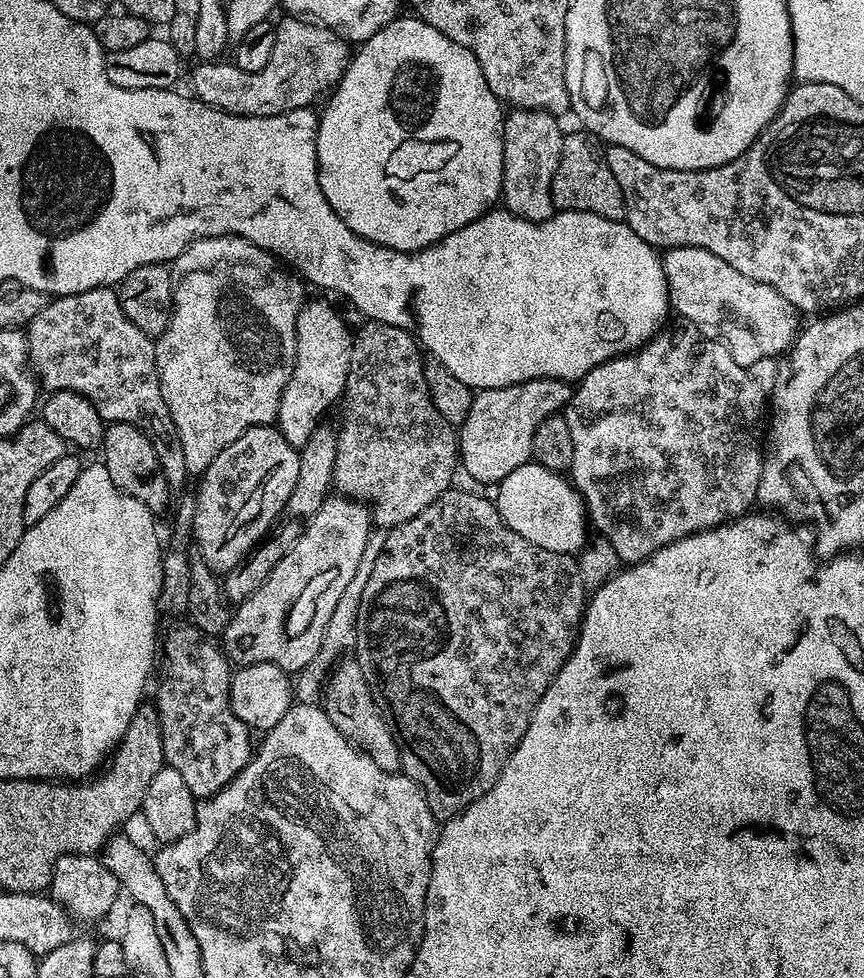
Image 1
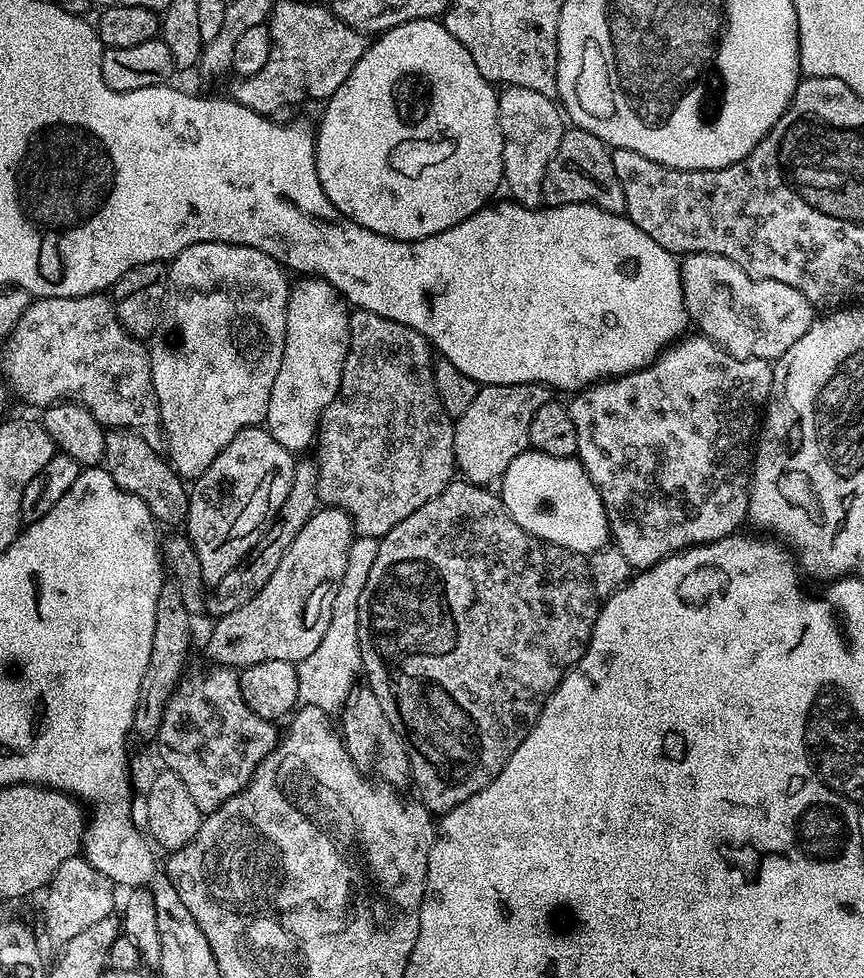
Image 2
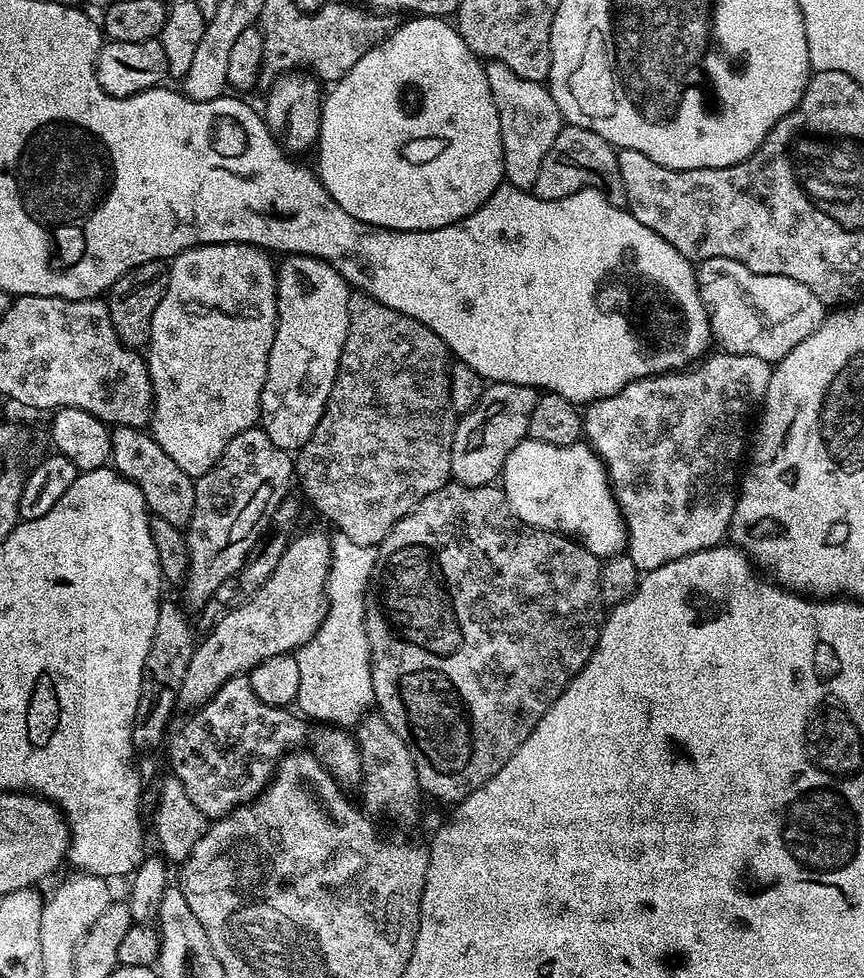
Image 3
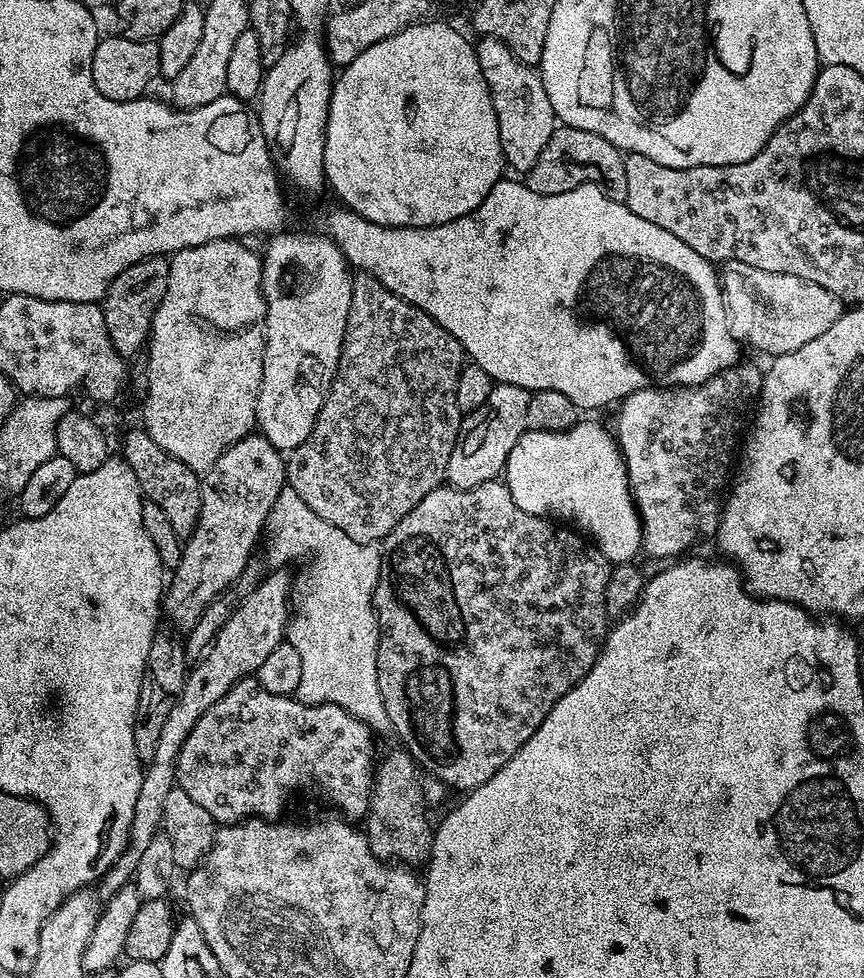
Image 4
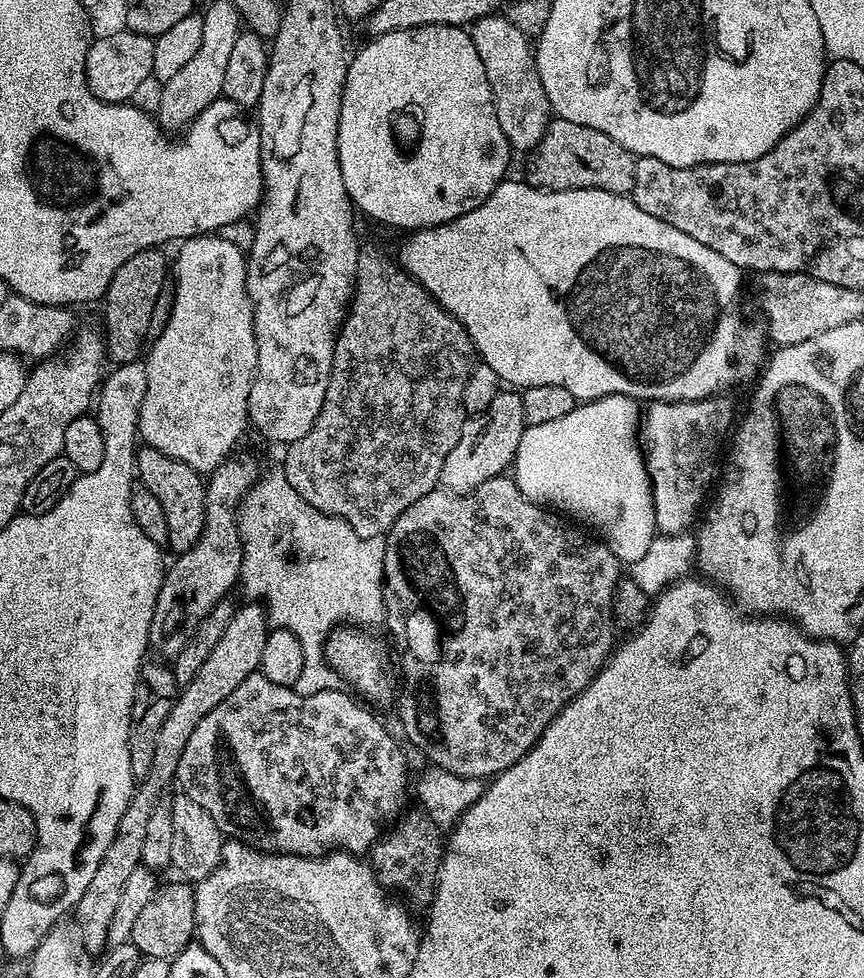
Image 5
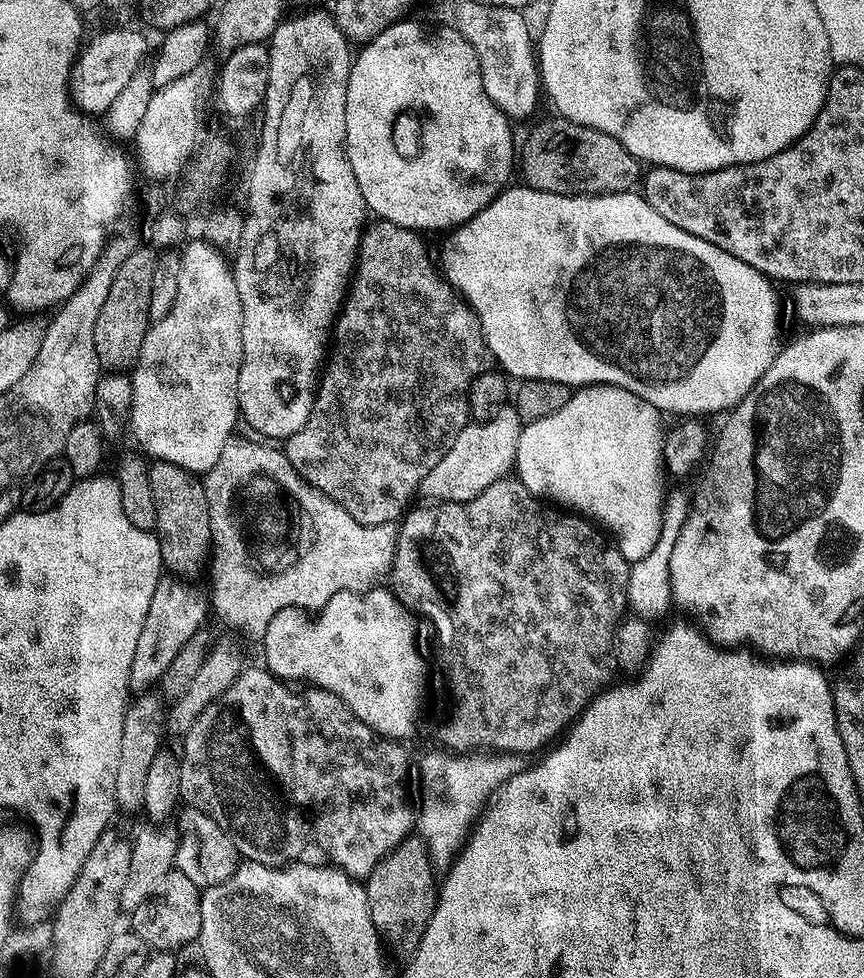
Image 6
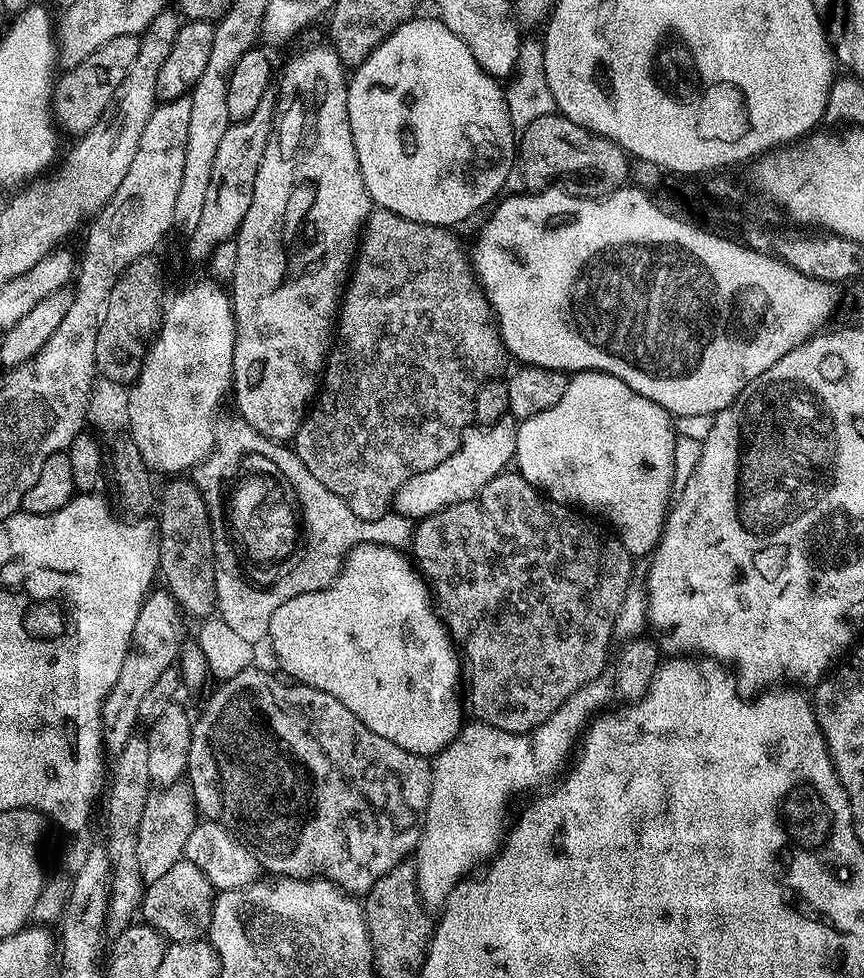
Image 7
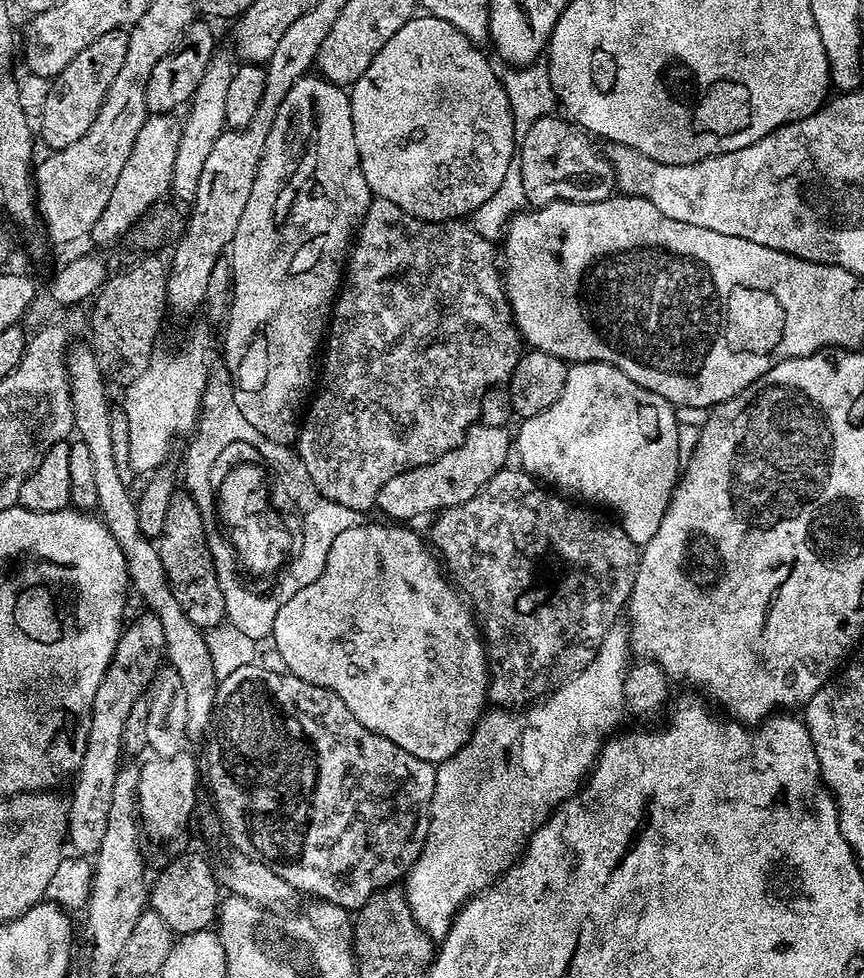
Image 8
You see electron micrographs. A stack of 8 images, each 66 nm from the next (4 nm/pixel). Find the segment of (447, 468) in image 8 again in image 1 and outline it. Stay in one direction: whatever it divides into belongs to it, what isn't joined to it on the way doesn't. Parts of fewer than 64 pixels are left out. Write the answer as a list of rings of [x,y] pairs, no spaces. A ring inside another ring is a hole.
[[[538,378],[505,388],[486,388],[472,397],[470,414],[458,428],[458,460],[484,484],[499,485],[518,466],[532,460],[534,430],[548,416],[557,415],[572,400],[574,388],[569,381]]]

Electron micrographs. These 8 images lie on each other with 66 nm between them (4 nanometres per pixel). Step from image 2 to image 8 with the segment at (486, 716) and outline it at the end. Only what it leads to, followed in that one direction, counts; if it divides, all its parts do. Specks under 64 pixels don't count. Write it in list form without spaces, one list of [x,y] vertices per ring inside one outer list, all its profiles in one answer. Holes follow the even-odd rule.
[[[505,466],[490,477],[488,484],[477,496],[453,508],[443,509],[433,519],[437,520],[432,524],[431,547],[438,553],[443,567],[450,573],[455,587],[466,597],[467,603],[478,621],[488,661],[487,699],[491,703],[493,700],[496,703],[493,705],[500,710],[523,709],[551,692],[561,682],[567,680],[570,675],[569,670],[579,670],[590,666],[590,662],[596,660],[598,650],[602,646],[602,638],[606,638],[606,630],[610,630],[610,626],[621,619],[632,593],[636,568],[640,564],[641,549],[634,542],[630,542],[630,538],[626,538],[626,534],[620,528],[619,523],[613,522],[611,519],[609,519],[610,521],[603,520],[602,517],[587,512],[587,510],[592,511],[587,507],[577,506],[575,503],[572,503],[573,505],[567,504],[567,502],[572,503],[565,499],[563,495],[549,490],[536,477],[531,476],[529,472],[525,472],[523,468]]]

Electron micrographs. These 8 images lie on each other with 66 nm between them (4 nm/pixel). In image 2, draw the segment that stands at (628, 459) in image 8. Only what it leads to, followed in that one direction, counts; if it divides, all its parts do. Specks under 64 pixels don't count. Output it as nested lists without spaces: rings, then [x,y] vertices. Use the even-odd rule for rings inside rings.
[[[529,450],[518,454],[514,462],[504,471],[498,484],[498,495],[504,502],[504,509],[531,536],[545,540],[547,544],[557,544],[566,550],[574,550],[588,558],[600,548],[609,547],[608,515],[602,506],[602,498],[594,486],[594,482],[586,474],[580,461],[567,456],[566,458],[550,458],[550,454],[542,454]]]

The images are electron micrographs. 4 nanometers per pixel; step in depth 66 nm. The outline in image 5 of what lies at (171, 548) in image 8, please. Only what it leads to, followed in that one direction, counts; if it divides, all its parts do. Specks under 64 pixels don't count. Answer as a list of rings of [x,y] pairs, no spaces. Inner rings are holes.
[[[147,446],[137,451],[136,474],[139,483],[158,498],[162,511],[166,513],[166,527],[170,530],[167,547],[173,548],[176,554],[190,550],[194,542],[198,542],[206,518],[205,477],[186,462],[178,462],[178,458],[170,458],[170,454],[162,454],[162,450]]]

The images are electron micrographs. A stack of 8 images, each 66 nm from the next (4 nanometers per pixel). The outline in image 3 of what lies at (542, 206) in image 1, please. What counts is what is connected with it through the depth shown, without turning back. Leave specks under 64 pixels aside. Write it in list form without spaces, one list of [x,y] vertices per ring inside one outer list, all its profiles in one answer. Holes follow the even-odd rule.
[[[497,60],[491,61],[485,67],[484,73],[490,82],[490,94],[494,98],[494,106],[498,106],[498,122],[502,126],[502,150],[504,151],[504,178],[507,183],[511,184],[514,188],[523,188],[525,190],[531,189],[536,183],[538,178],[538,166],[542,166],[542,158],[546,158],[546,153],[550,151],[550,146],[554,146],[554,138],[558,138],[560,129],[562,127],[562,117],[558,106],[554,102],[554,98],[549,94],[547,87],[539,80],[527,80],[518,74],[514,74],[514,70],[510,70],[510,66],[502,66],[502,62]]]

